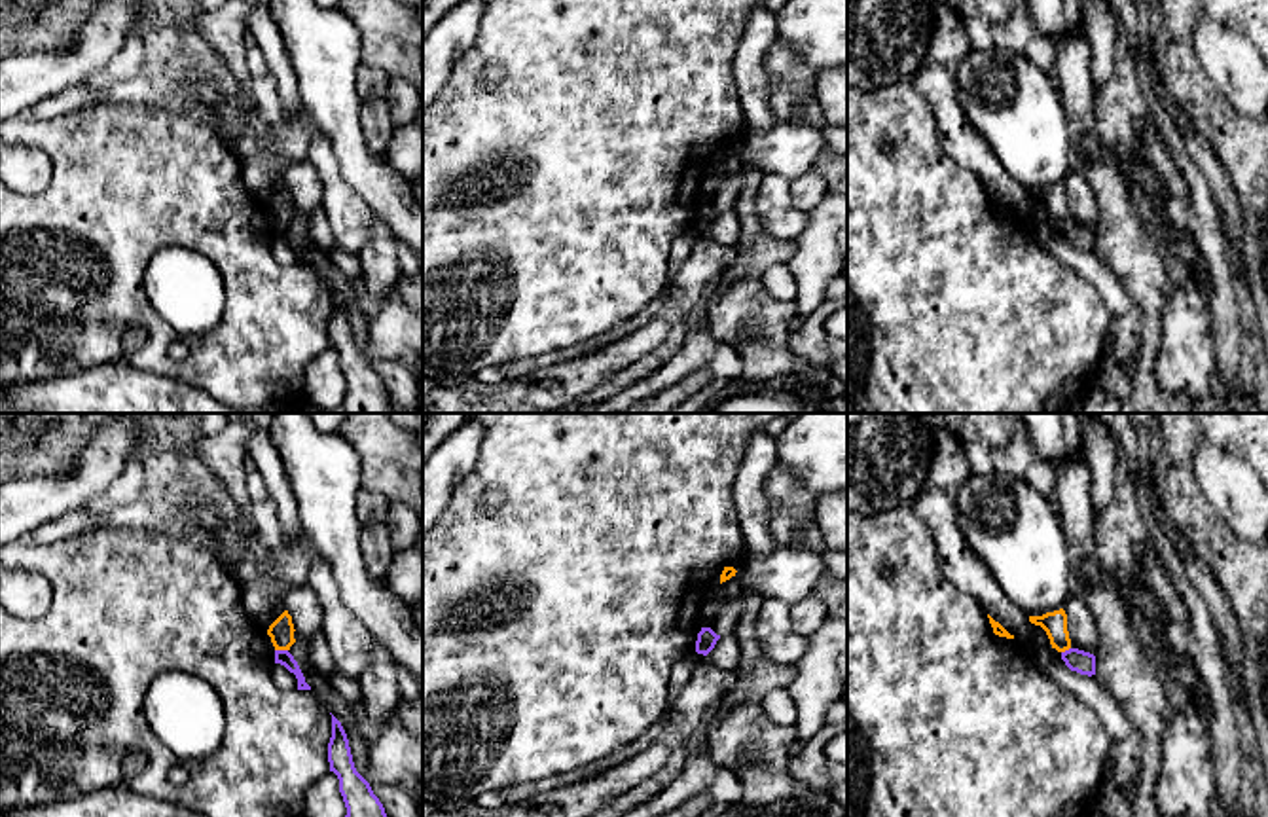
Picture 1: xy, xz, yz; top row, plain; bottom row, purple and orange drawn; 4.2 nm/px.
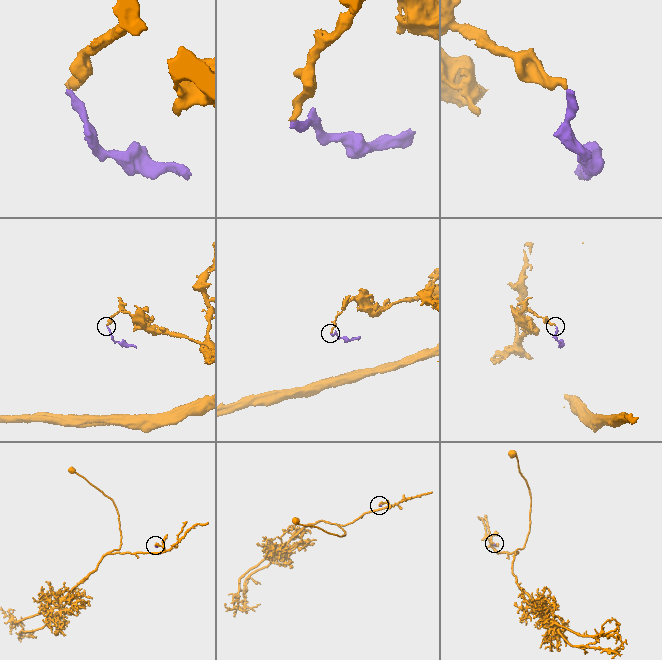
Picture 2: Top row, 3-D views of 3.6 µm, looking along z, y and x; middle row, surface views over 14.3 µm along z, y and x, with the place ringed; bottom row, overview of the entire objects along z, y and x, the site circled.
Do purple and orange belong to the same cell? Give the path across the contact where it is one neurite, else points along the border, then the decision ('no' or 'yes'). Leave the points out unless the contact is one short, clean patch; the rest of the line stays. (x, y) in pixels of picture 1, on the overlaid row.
border xy (275, 649), (287, 651); no

